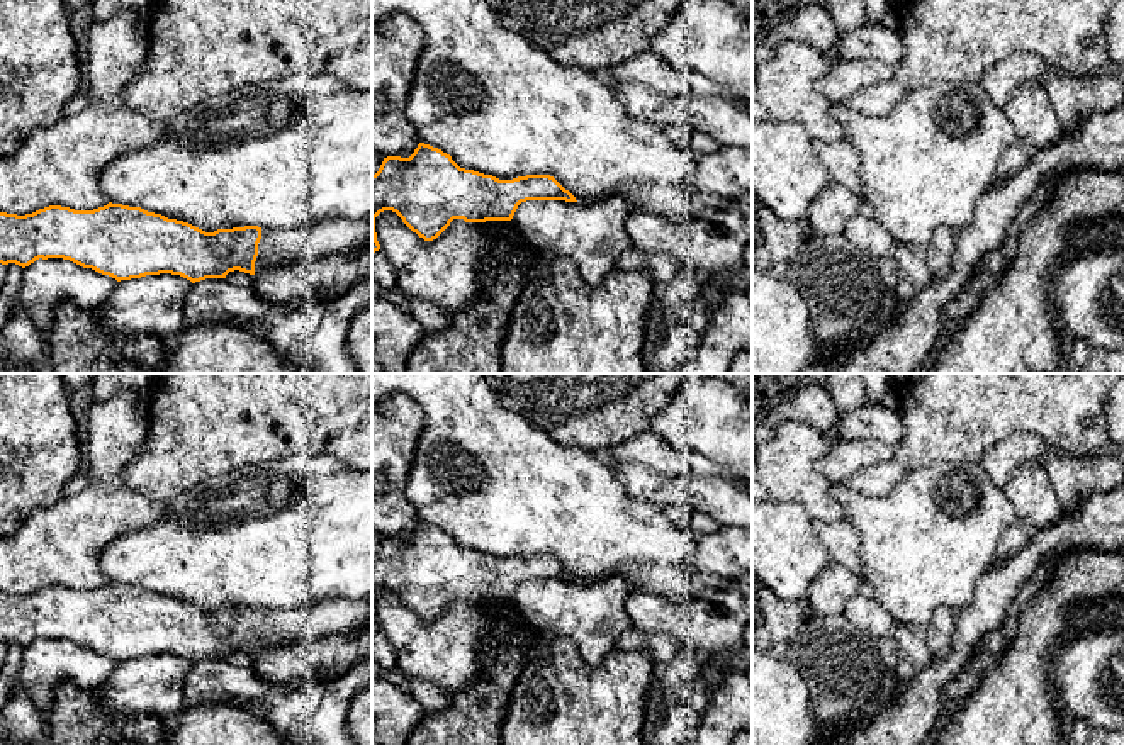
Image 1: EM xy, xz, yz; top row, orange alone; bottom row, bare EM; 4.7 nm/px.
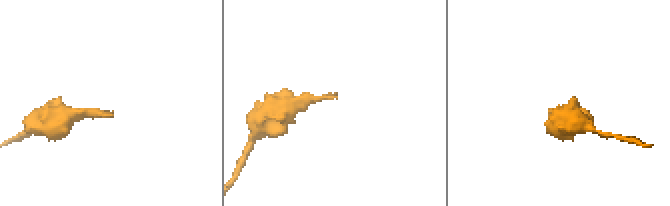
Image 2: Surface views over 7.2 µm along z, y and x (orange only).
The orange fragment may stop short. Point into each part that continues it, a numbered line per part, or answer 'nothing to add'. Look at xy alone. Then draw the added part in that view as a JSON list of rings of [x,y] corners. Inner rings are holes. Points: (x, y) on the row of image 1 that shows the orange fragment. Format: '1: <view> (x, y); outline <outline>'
1: xy (342, 236); outline [[[372,217],[321,221],[299,229],[261,227],[255,273],[314,255],[355,255],[367,260],[370,251]]]

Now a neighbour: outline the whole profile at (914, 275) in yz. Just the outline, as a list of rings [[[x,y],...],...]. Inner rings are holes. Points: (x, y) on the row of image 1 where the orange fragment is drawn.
[[[896,243],[893,256],[898,265],[898,282],[895,290],[902,305],[908,305],[929,283],[934,282],[936,277],[917,256],[912,246]]]

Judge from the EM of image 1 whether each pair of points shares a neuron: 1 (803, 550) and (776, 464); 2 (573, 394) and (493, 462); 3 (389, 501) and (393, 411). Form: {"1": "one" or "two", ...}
{"1": "two", "2": "two", "3": "one"}

